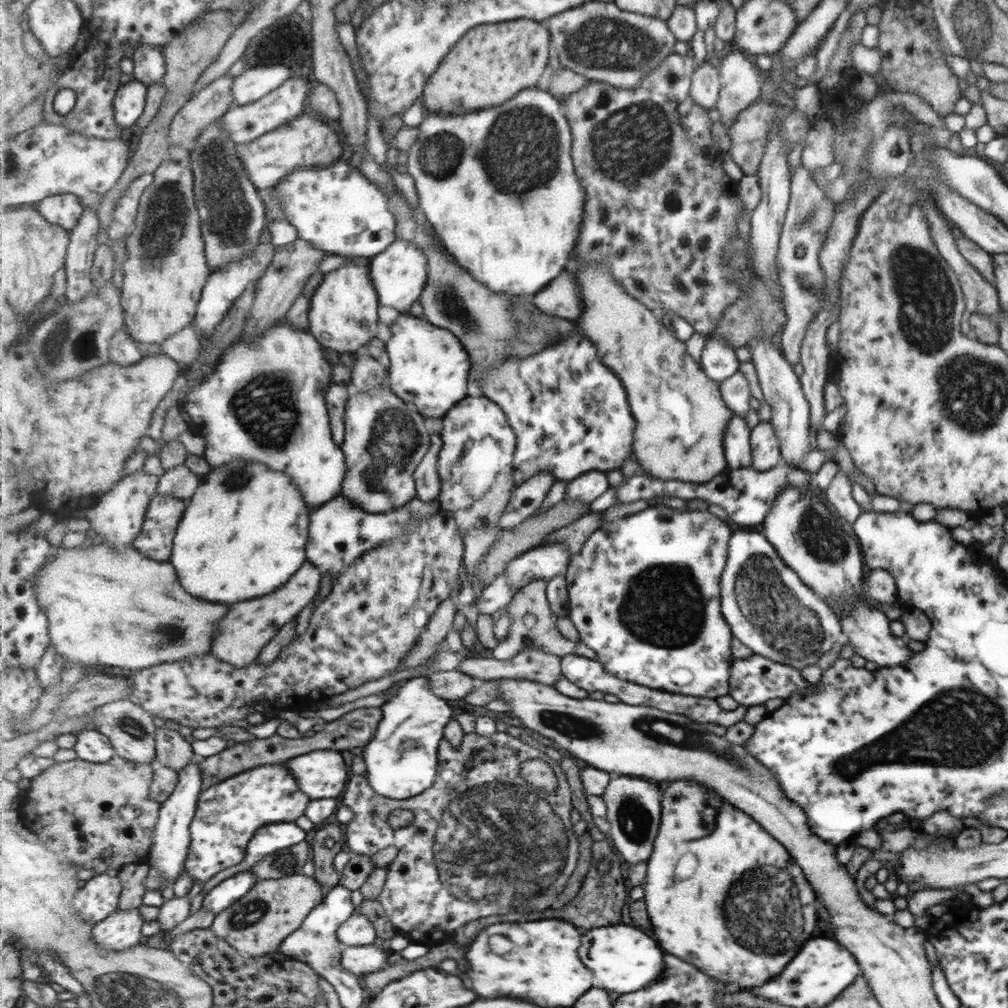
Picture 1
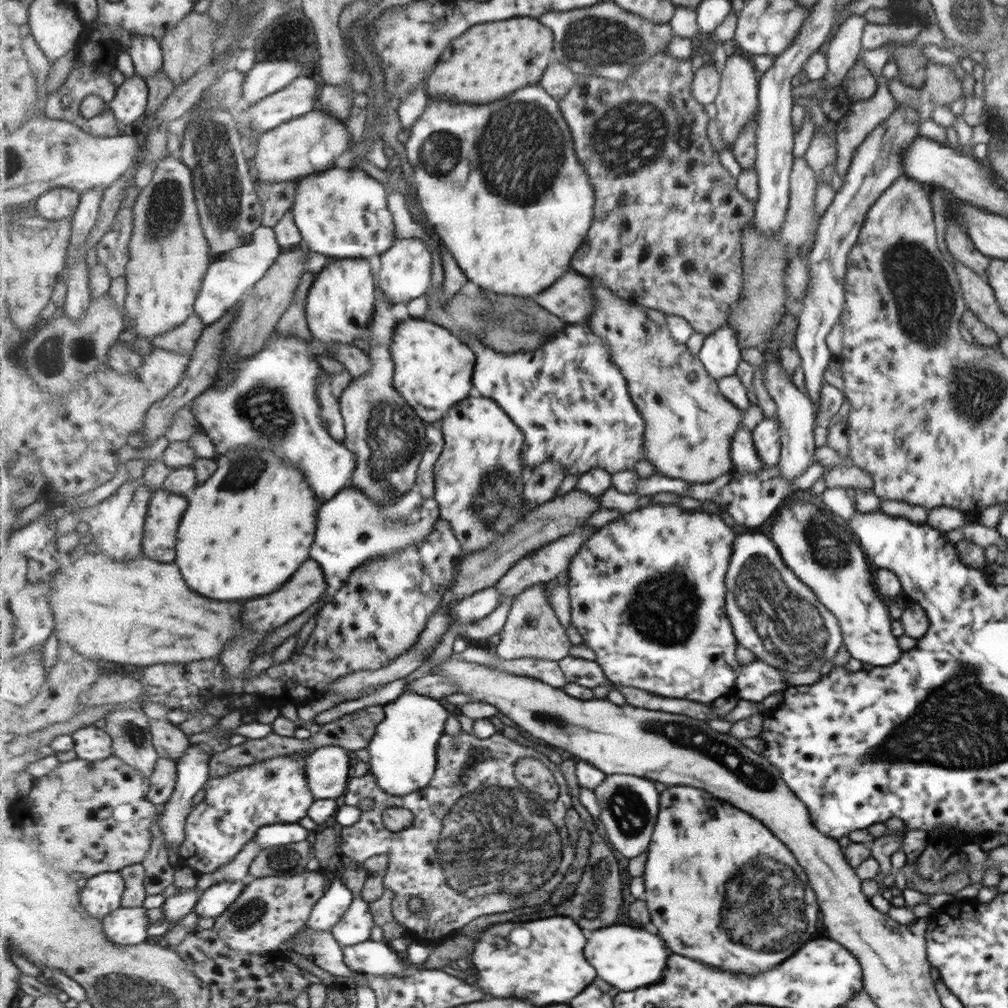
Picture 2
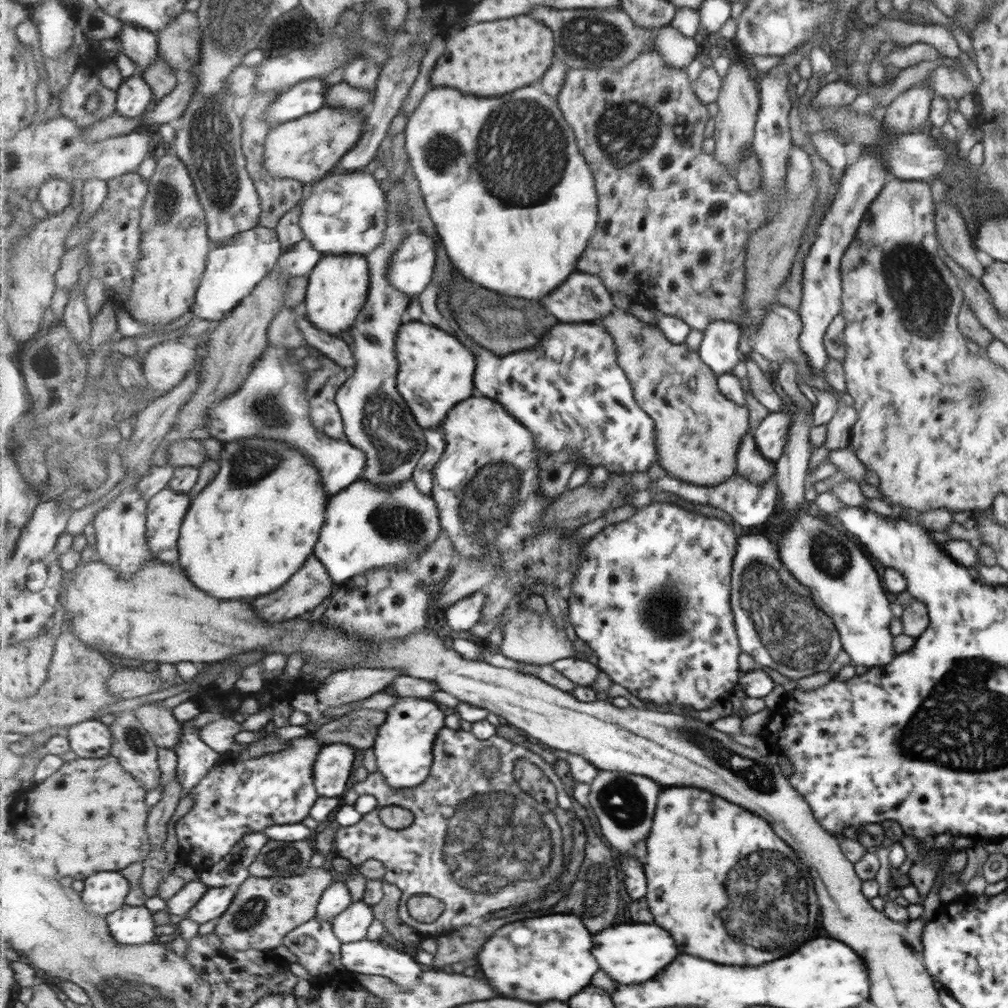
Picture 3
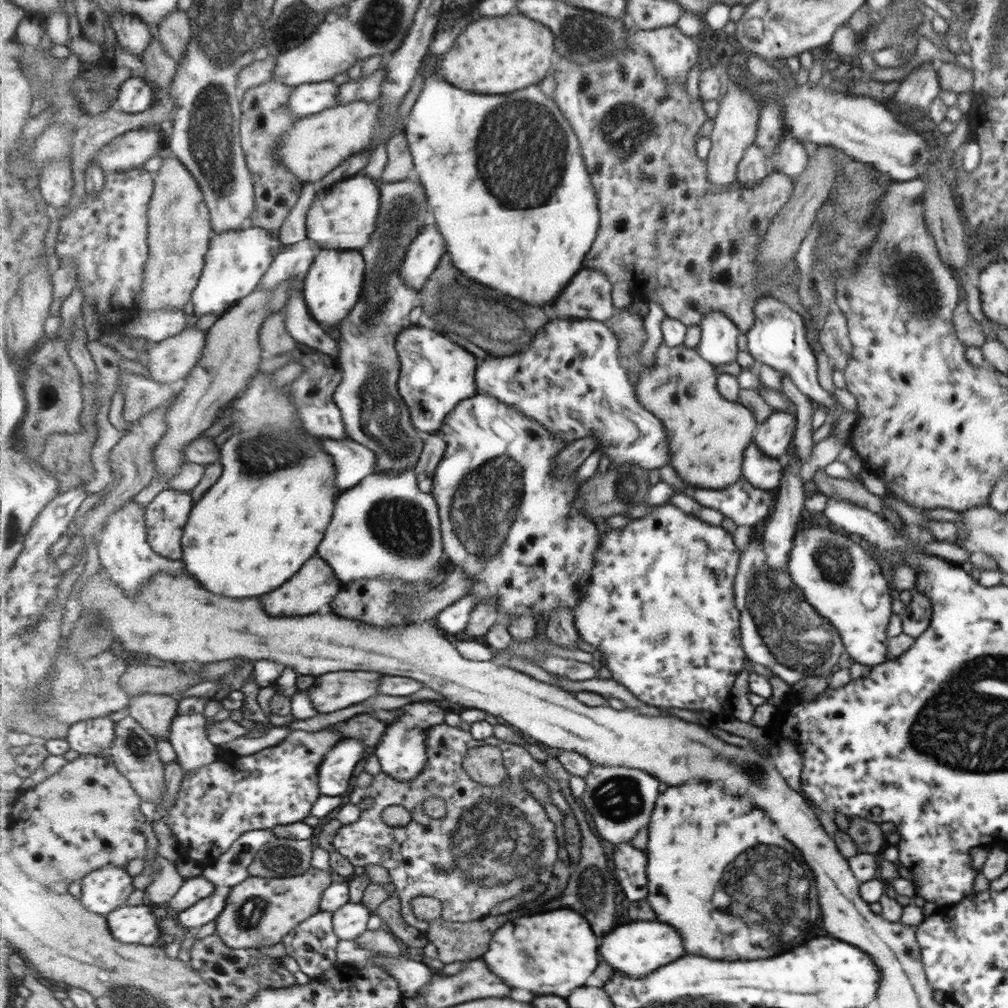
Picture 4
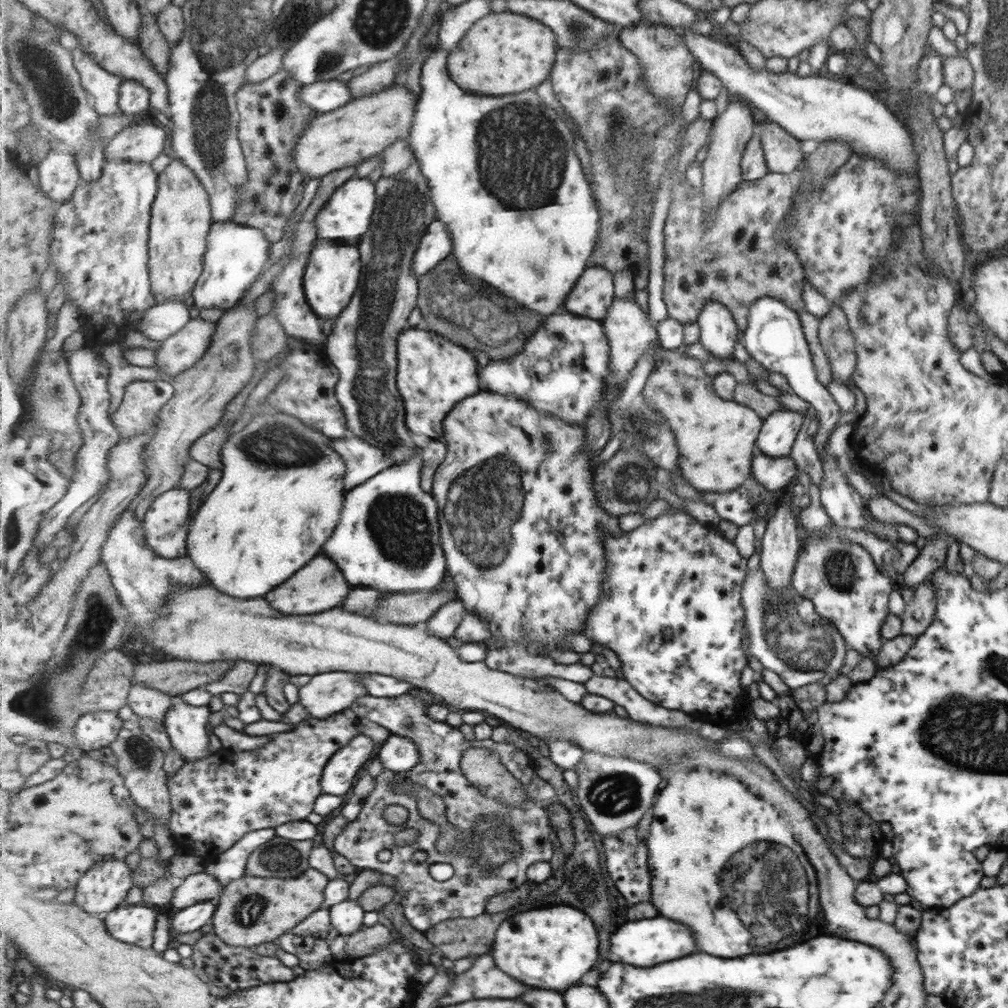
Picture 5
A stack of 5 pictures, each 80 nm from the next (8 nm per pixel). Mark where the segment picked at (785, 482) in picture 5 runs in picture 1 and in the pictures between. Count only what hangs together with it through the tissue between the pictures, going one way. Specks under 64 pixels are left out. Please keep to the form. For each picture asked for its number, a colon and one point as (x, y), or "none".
1: (737, 451)
2: (742, 453)
3: (750, 465)
4: (764, 473)

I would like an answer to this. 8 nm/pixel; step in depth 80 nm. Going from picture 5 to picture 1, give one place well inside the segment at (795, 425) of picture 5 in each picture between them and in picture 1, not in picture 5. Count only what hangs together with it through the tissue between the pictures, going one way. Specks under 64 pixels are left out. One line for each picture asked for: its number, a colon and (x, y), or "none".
1: (765, 452)
2: (766, 439)
3: (770, 436)
4: (773, 436)

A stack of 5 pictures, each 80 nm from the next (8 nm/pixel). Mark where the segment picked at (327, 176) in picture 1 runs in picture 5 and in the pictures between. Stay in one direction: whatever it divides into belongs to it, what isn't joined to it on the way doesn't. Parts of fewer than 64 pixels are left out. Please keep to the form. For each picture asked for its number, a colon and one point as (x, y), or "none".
2: (342, 213)
3: (346, 213)
4: (345, 217)
5: (346, 218)

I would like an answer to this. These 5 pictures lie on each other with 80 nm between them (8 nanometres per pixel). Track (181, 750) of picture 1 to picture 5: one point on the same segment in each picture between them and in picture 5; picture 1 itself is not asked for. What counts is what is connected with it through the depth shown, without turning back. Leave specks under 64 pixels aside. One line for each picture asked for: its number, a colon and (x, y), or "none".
2: (171, 741)
3: (166, 730)
4: (156, 712)
5: (147, 702)

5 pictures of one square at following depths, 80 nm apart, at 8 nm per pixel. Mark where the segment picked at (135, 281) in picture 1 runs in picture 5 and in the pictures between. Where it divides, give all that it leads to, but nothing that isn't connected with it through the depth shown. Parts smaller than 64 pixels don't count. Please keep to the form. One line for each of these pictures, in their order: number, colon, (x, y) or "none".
2: (171, 255)
3: (175, 245)
4: (180, 225)
5: (181, 216)

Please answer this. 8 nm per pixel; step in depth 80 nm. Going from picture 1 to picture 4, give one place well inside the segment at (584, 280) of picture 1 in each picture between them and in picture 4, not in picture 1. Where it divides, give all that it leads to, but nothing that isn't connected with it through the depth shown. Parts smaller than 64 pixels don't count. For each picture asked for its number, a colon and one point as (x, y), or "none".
2: (690, 426)
3: (699, 430)
4: (707, 435)

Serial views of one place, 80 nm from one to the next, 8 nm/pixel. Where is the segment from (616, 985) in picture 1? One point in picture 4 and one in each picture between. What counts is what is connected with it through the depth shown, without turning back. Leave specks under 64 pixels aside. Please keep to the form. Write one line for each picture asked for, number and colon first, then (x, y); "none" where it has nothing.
2: (629, 958)
3: (635, 954)
4: (638, 949)

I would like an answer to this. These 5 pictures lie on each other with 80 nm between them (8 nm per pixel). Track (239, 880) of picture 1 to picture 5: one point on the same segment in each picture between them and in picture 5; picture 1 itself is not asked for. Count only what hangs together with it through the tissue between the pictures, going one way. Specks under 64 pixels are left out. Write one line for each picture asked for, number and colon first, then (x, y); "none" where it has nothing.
2: (216, 900)
3: (217, 900)
4: (208, 909)
5: (191, 919)

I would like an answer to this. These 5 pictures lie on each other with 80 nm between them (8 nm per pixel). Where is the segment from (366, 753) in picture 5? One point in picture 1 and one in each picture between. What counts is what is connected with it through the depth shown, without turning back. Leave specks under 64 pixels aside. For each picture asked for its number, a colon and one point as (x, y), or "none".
1: (322, 774)
2: (328, 768)
3: (334, 765)
4: (339, 766)

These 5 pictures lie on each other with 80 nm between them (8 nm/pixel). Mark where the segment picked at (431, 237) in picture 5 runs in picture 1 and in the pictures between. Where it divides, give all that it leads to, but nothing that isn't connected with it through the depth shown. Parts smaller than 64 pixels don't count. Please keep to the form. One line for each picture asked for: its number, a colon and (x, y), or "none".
1: (400, 274)
2: (405, 269)
3: (413, 266)
4: (428, 248)

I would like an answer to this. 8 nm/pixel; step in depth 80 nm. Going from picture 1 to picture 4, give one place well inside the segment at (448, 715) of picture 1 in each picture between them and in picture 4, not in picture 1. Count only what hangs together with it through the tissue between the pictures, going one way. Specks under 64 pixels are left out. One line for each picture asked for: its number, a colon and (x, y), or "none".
2: (403, 752)
3: (405, 747)
4: (403, 753)

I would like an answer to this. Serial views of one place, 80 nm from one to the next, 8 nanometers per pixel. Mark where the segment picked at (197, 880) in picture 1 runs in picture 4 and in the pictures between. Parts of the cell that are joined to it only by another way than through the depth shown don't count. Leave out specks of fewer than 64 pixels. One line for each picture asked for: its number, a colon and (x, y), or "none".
2: (276, 791)
3: (277, 788)
4: (278, 785)

